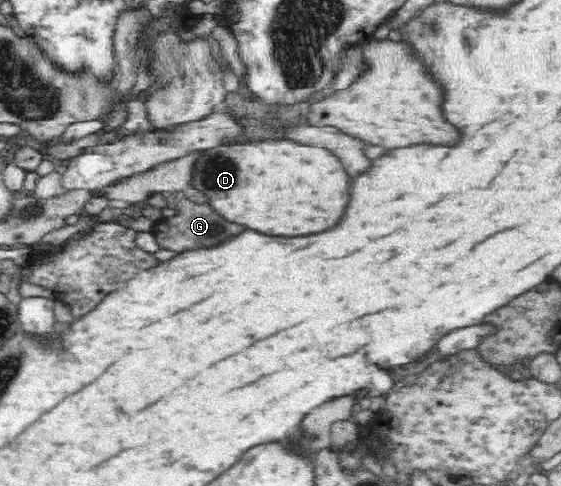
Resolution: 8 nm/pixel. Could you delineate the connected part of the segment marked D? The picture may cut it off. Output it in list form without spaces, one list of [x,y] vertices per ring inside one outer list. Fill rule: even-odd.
[[[268,139],[256,143],[240,143],[219,145],[217,148],[207,149],[206,153],[196,160],[190,185],[206,194],[209,205],[223,218],[246,225],[264,235],[282,235],[282,237],[300,237],[322,233],[334,227],[346,207],[348,207],[348,175],[330,151],[298,145],[296,141],[288,139]]]

